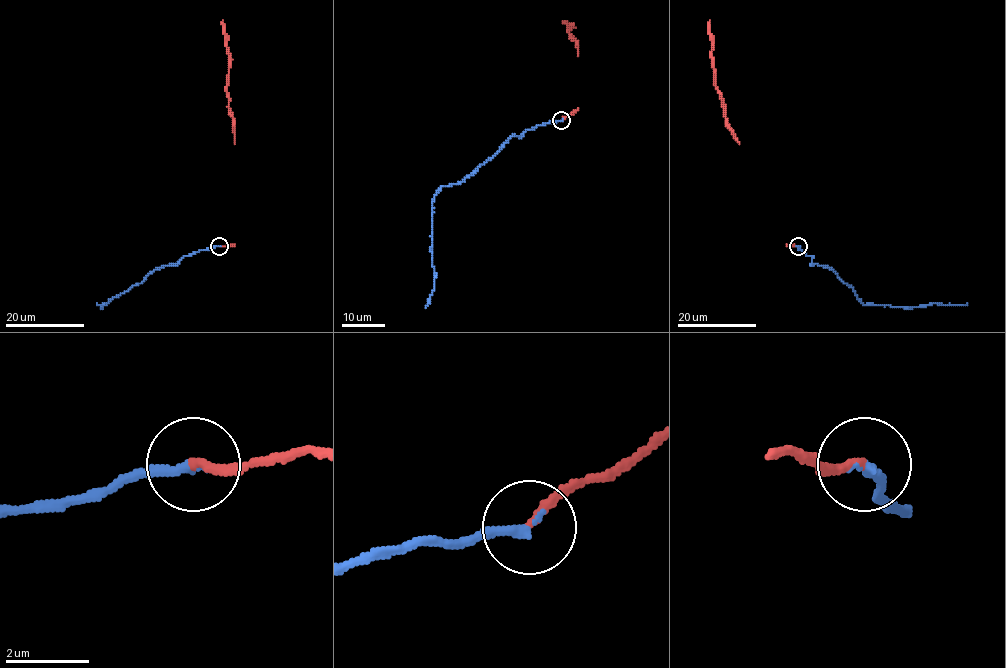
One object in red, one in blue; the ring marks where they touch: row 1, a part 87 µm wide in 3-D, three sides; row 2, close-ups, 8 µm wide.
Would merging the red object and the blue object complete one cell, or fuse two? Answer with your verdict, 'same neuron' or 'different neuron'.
same neuron

